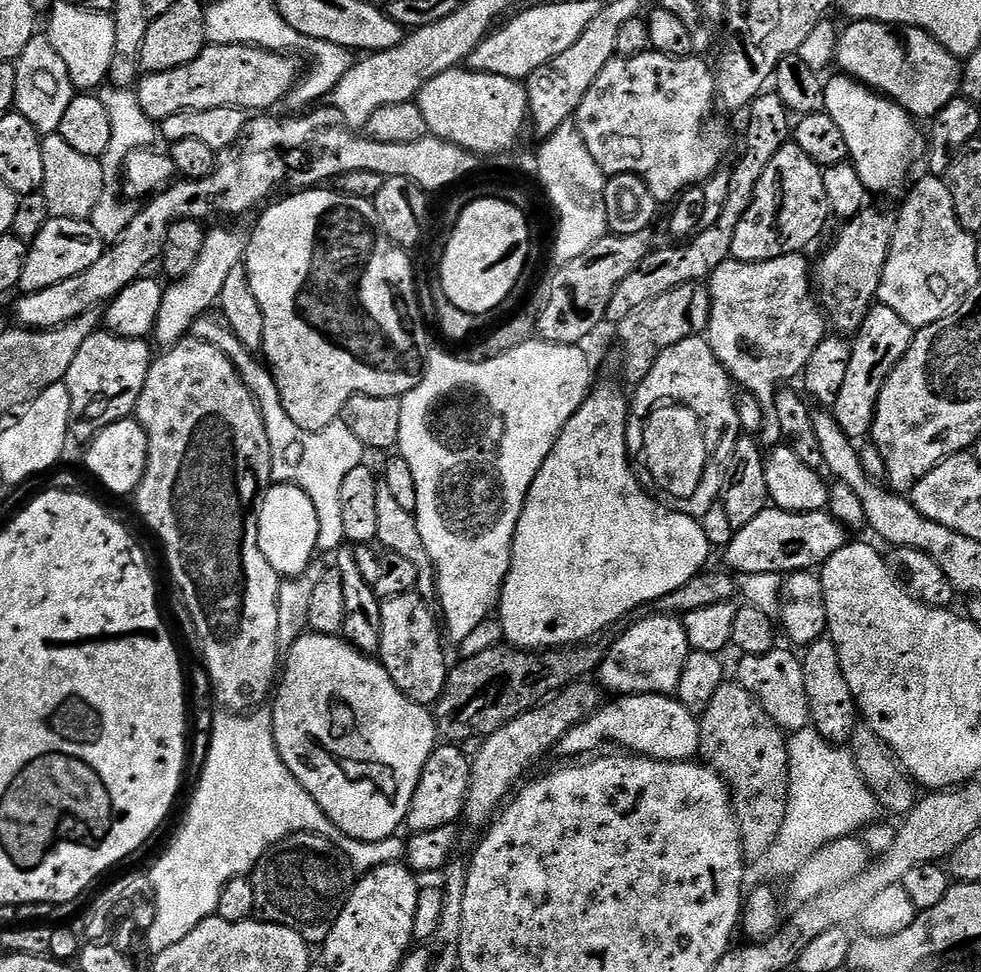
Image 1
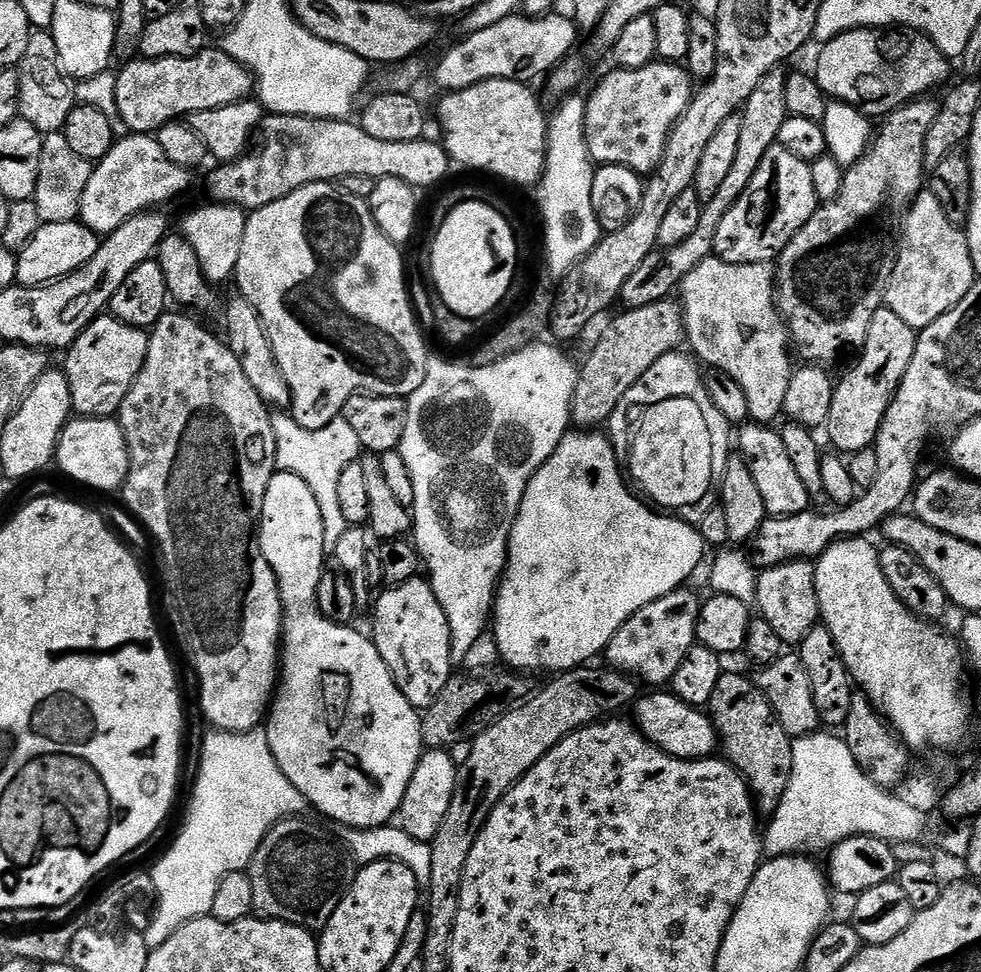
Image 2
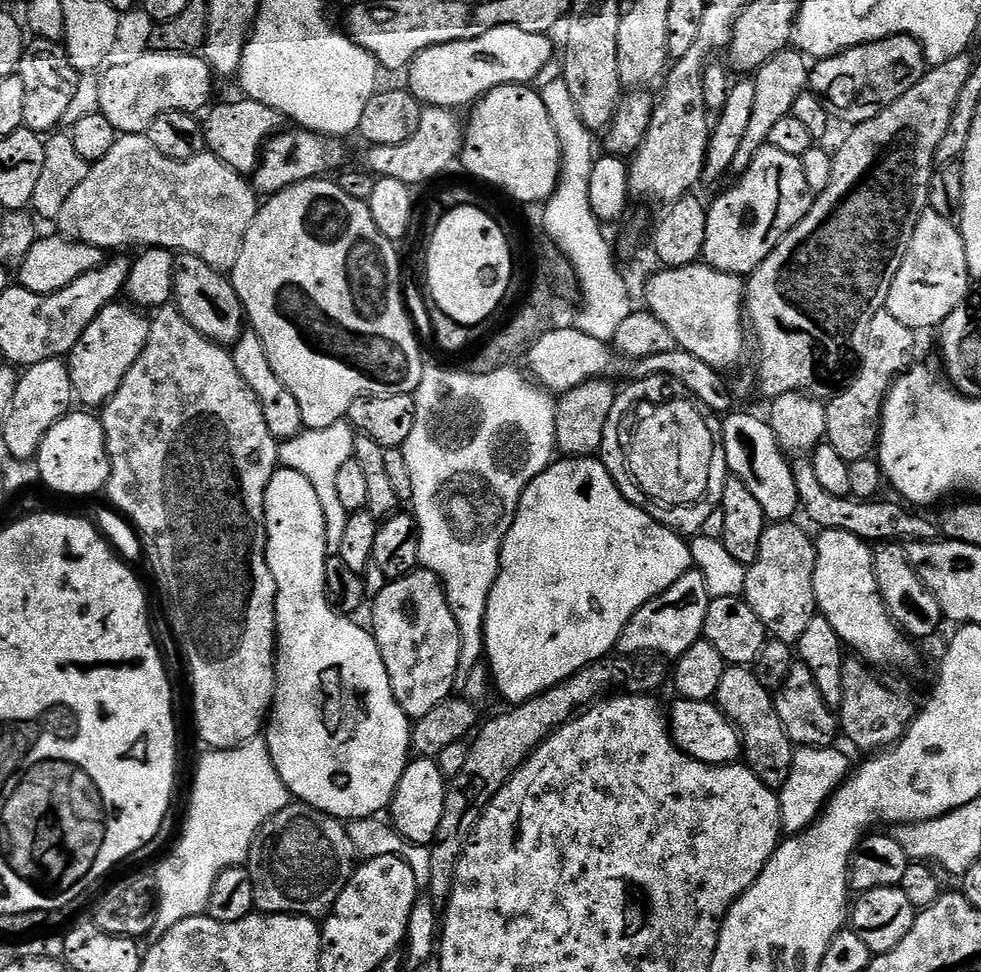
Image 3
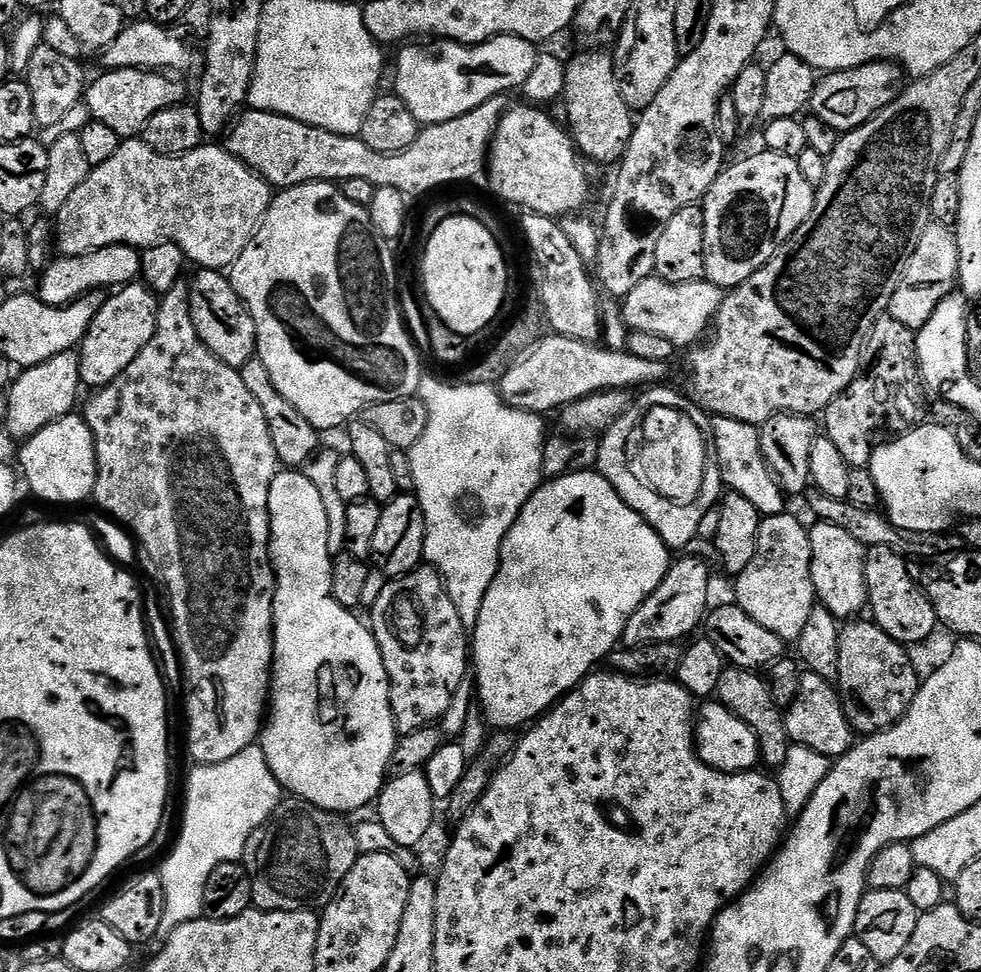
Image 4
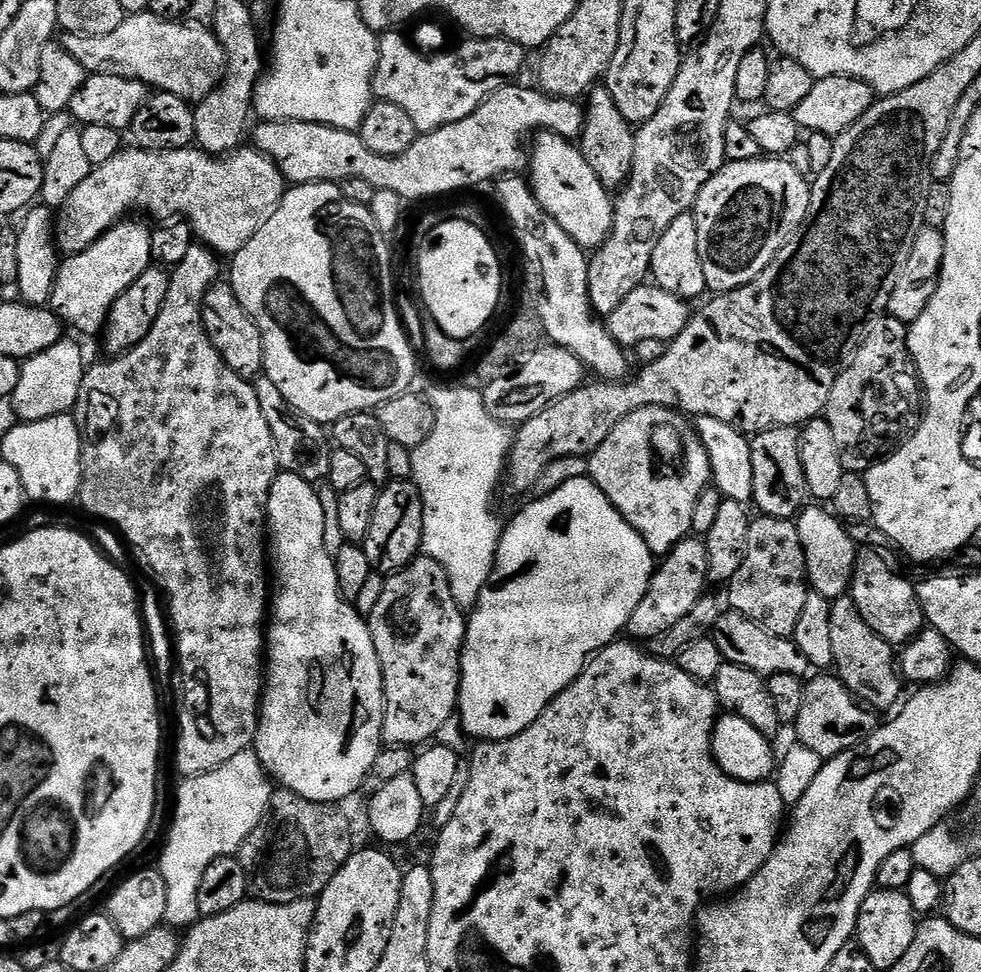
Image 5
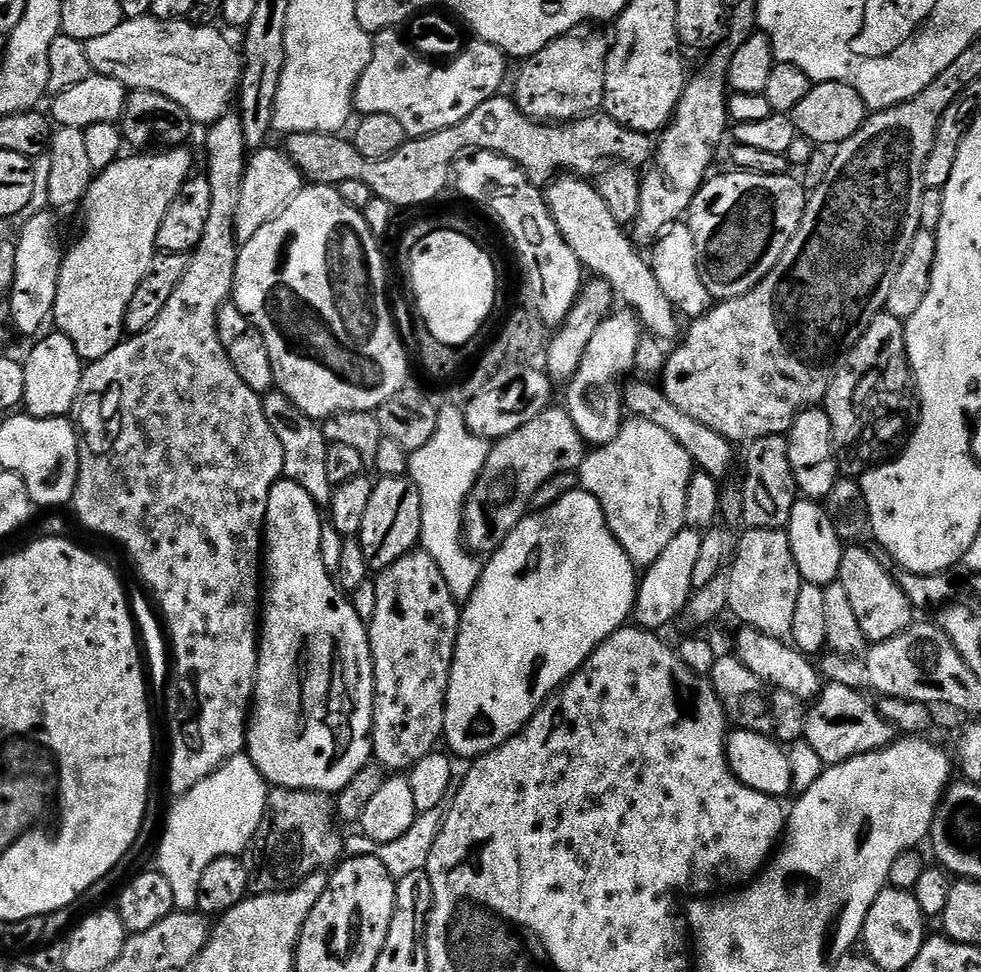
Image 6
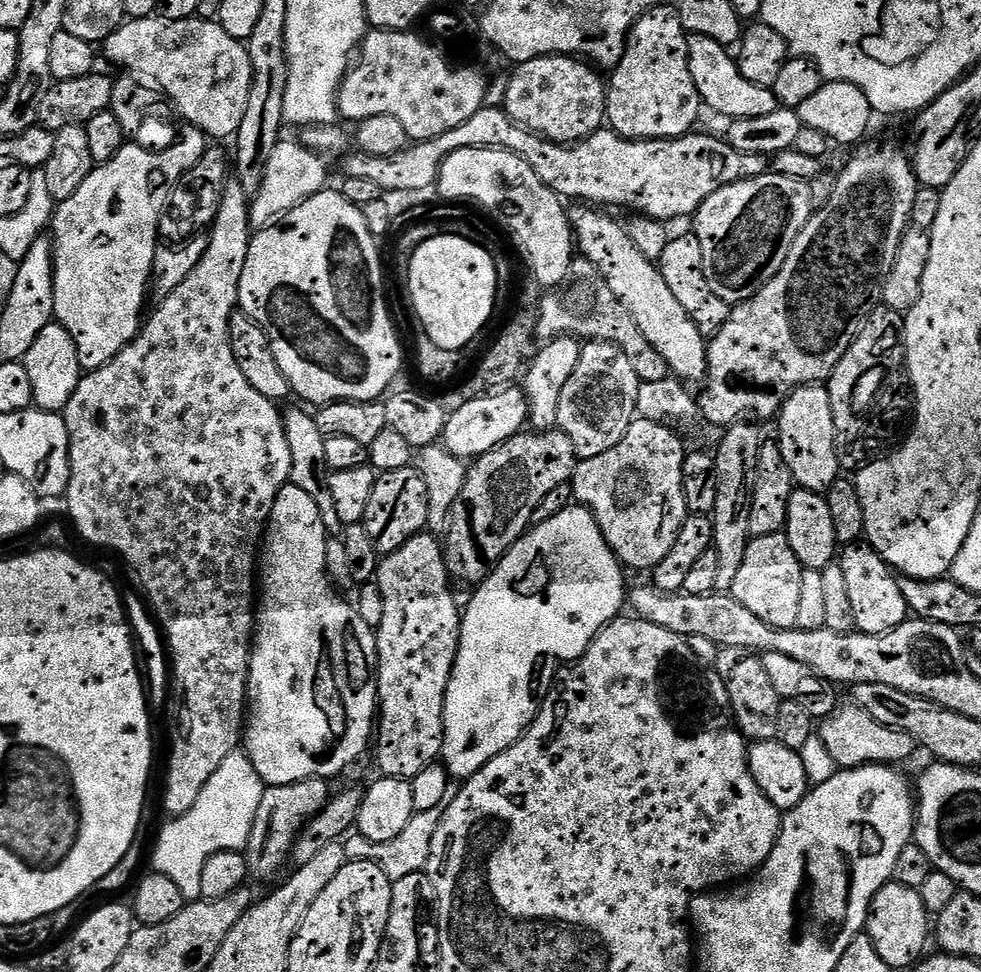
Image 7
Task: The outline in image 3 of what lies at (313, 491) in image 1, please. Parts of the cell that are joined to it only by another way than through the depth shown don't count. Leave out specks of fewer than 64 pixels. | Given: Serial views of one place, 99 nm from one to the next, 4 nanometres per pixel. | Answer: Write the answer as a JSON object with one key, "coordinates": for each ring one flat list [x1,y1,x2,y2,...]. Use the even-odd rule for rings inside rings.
{"coordinates":[[331,424,325,428,309,428,299,432,294,438,283,441,278,448,278,460,281,465,306,478,310,486,318,494,318,503,322,506,322,518,326,518,326,538,328,539,329,553,339,553,342,546,342,534,346,530,346,522,350,513,346,506,338,498,337,493,337,475,338,466,342,459,340,453,340,424]]}

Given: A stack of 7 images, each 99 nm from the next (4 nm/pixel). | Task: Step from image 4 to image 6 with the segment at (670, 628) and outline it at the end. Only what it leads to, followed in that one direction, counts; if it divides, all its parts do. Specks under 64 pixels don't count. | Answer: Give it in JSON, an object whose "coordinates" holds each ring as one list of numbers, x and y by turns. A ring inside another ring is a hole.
{"coordinates":[[684,527,674,539,667,544,666,550,658,554,652,564,647,565,648,572,639,577,636,589,636,607,634,620,639,627,649,630,661,630,668,623,679,621,680,613,688,604,694,591,694,566,698,563,698,553,702,551,702,535,697,529]]}

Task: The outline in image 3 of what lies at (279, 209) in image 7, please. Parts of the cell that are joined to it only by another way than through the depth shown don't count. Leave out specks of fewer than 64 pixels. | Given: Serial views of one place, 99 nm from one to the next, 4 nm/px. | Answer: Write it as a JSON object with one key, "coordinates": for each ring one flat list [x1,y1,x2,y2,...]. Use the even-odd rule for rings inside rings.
{"coordinates":[[121,135,110,154,91,165,82,186,66,198,58,232,80,244,124,250,128,228,184,228,179,247,228,274,242,254,242,242,257,207,258,193,249,177,241,176,211,152,206,150,189,160,171,160,154,150,147,135]]}

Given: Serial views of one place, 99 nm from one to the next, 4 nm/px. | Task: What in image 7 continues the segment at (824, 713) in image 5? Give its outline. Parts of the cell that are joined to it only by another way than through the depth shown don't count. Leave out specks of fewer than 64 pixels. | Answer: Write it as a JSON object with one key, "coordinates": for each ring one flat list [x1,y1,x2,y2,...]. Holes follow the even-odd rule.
{"coordinates":[[845,704,845,708,844,705,837,707,829,716,823,717,818,728,818,735,826,742,826,750,830,750,837,769,860,768,864,764,900,766,903,765,903,760,910,759,918,752,917,742,910,738,910,734,882,726,882,722,870,718,870,714,866,714,866,710,862,710,857,704]]}

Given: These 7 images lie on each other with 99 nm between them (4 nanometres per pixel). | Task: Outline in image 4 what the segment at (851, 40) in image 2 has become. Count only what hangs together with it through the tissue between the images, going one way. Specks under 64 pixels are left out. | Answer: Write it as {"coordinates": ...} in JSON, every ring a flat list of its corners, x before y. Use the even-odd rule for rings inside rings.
{"coordinates":[[879,60,850,70,830,72,817,83,812,95,810,112,840,134,853,132,870,118,874,118,874,114,890,106,890,102,894,102,894,98,898,98,905,87,904,69,891,60]]}

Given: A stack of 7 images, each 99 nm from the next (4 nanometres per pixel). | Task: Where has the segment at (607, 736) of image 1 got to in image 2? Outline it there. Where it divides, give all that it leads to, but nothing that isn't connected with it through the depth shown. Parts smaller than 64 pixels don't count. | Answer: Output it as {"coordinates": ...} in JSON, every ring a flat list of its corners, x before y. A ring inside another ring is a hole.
{"coordinates":[[652,690,649,696,641,695,634,705,634,723,640,729,640,733,654,746,658,746,666,754,670,754,679,760,707,760,717,751,718,737,716,726,712,722,711,715,707,711,692,708,686,702,682,702,677,696,668,690]]}

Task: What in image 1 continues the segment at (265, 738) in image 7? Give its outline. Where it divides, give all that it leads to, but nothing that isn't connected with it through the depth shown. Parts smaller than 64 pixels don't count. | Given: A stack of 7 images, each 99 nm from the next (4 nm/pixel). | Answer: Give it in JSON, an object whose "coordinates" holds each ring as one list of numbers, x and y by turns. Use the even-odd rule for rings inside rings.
{"coordinates":[[293,484,271,485,272,489,263,493,258,504,258,546,266,554,266,562,282,578,300,578,305,575,312,555,318,552,318,514,314,502],[301,634,289,652,270,704,272,733,282,762,322,806,330,822,350,838,378,842,395,835,408,817,422,770,438,746,433,713,406,698,379,659,359,652,340,636]]}

